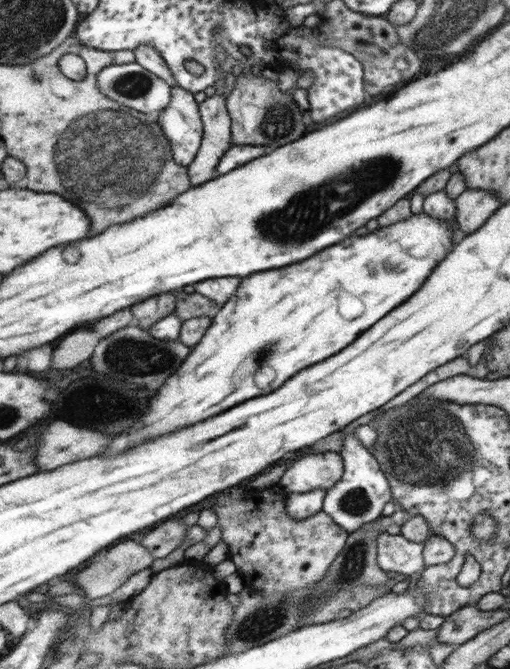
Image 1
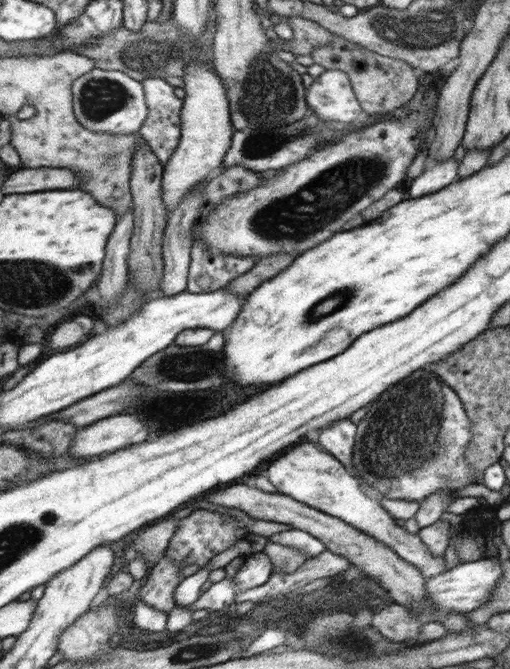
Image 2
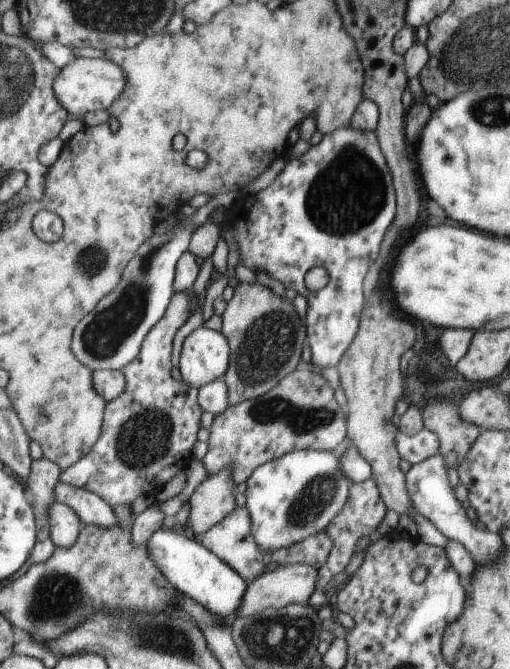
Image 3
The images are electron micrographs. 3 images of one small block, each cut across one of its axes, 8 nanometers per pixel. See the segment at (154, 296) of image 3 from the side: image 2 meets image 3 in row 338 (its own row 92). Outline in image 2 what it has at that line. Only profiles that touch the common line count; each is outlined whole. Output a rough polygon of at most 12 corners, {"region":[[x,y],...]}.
{"region":[[94,68],[73,82],[76,121],[88,131],[138,133],[146,88]]}

